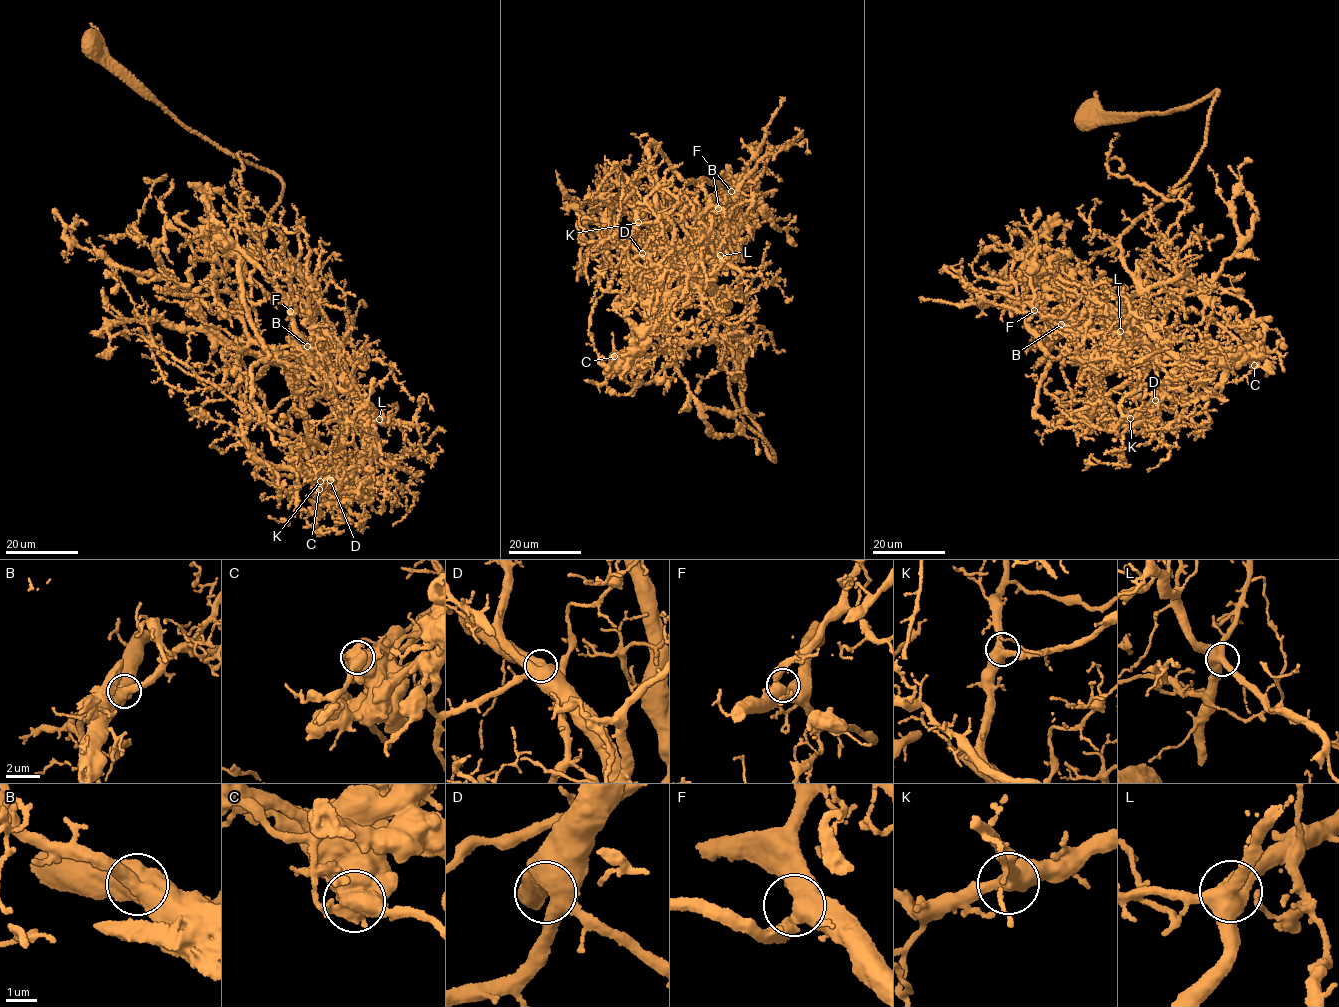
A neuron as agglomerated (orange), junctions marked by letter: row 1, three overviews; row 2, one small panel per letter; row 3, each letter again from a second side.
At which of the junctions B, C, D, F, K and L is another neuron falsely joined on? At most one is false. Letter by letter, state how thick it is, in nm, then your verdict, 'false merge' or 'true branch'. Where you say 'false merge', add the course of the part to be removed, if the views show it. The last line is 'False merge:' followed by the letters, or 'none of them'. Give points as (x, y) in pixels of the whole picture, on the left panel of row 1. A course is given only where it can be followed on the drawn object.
B: calibre 550 nm; true branch
C: calibre 600 nm; false merge; course (318, 489), (324, 471), (344, 457), (332, 395), (277, 287), (214, 227), (209, 253), (227, 317)
D: calibre 480 nm; true branch
F: calibre 500 nm; true branch
K: calibre 360 nm; true branch
L: calibre 400 nm; true branch
False merge: C

